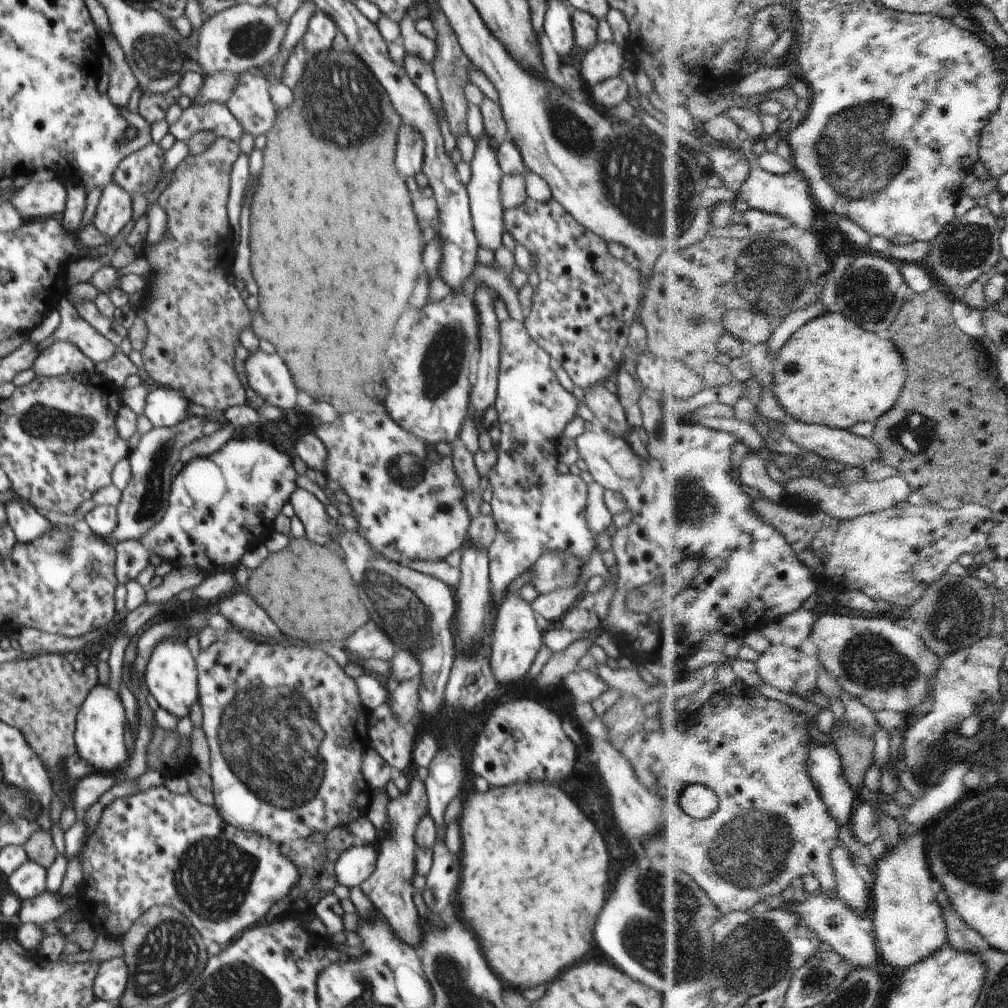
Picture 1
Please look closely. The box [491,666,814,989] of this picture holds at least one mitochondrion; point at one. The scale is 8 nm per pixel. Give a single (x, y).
(656, 943)

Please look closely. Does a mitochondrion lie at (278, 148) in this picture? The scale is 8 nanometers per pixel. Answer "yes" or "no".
no

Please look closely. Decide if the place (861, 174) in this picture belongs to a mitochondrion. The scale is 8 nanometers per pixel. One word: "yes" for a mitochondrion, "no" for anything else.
yes

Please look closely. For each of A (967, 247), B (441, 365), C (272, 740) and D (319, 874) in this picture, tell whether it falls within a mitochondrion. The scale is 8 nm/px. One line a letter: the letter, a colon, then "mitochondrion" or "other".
A: mitochondrion
B: mitochondrion
C: mitochondrion
D: other

